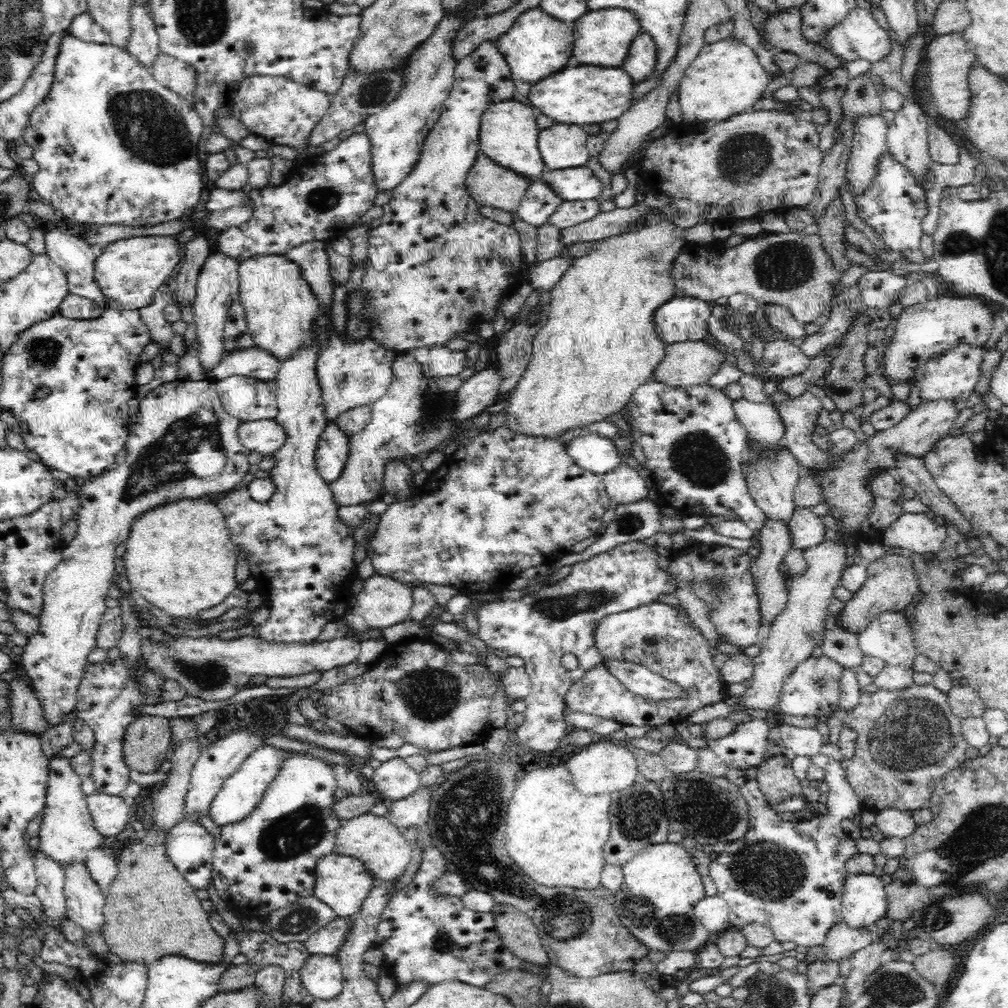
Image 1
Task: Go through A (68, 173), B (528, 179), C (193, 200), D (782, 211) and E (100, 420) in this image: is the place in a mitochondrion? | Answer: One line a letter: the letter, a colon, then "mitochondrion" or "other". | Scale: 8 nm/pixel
A: other
B: other
C: other
D: other
E: other

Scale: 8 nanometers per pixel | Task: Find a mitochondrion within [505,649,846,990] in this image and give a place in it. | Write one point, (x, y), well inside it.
(766, 870)

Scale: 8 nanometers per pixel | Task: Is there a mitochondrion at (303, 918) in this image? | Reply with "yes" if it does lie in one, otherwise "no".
yes

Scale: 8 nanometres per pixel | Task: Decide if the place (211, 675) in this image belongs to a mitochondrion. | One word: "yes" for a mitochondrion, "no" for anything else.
yes

